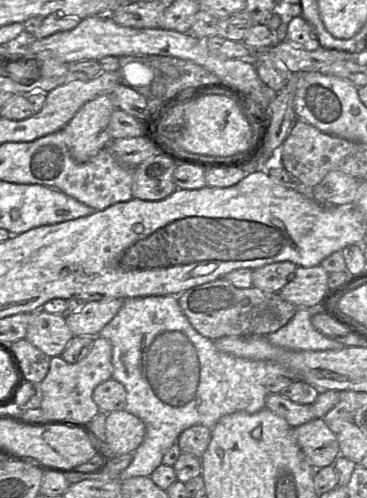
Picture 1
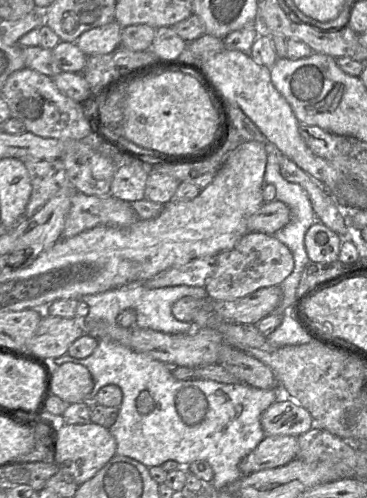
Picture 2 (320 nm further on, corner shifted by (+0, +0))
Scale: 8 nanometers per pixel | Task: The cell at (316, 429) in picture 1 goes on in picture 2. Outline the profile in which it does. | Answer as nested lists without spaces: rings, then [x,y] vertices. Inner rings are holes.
[[[265,436],[258,446],[242,459],[239,469],[242,475],[249,475],[265,469],[288,464],[299,451],[297,436]]]

